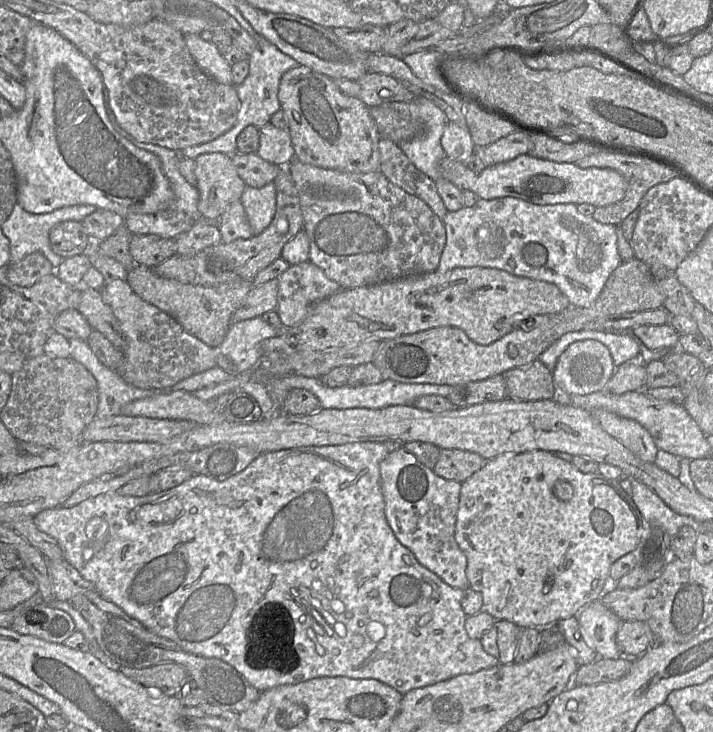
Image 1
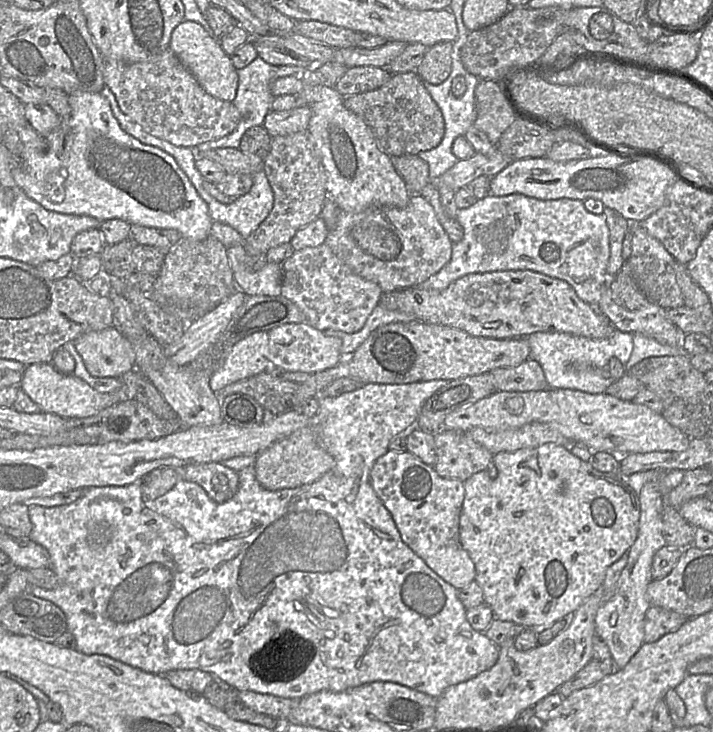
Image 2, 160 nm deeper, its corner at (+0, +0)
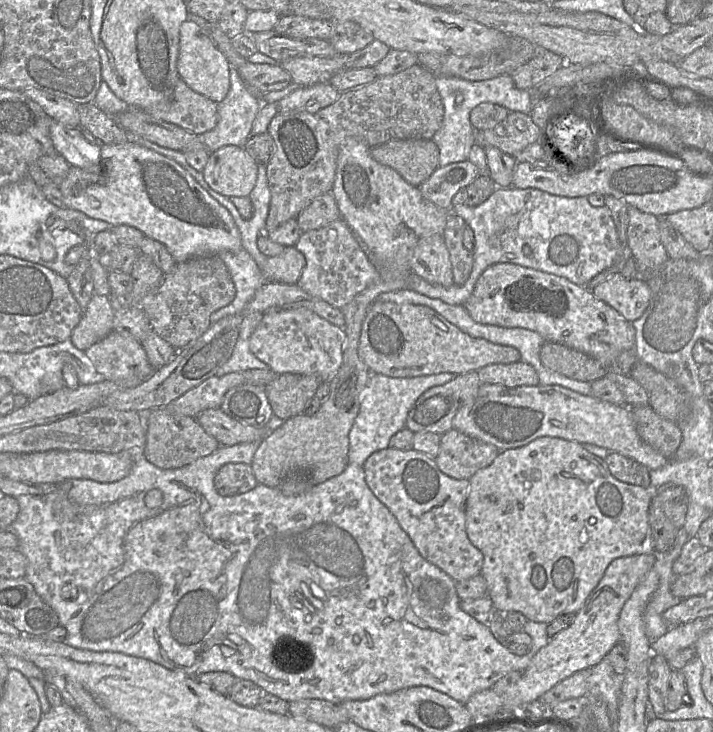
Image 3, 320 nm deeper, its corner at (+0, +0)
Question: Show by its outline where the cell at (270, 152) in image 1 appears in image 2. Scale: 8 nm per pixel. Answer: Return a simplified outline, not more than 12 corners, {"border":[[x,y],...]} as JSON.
{"border":[[308,105],[270,110],[262,126],[272,138],[307,130]]}

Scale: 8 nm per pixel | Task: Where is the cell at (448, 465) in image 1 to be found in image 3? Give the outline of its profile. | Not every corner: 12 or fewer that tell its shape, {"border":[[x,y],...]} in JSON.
{"border":[[451,428],[434,458],[454,479],[469,479],[499,450]]}

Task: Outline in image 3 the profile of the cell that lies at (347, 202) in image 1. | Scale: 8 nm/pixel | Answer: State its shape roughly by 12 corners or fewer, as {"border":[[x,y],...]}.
{"border":[[443,234],[420,238],[412,274],[441,286],[454,284]]}

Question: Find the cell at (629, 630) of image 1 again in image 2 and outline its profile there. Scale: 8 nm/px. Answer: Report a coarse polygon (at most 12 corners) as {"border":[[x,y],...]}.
{"border":[[650,606],[644,620],[644,643],[678,630],[688,618]]}

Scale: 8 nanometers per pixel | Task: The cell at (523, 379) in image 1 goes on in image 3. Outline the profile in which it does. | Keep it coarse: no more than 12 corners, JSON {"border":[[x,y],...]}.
{"border":[[520,360],[477,371],[482,383],[536,386],[536,370]]}

